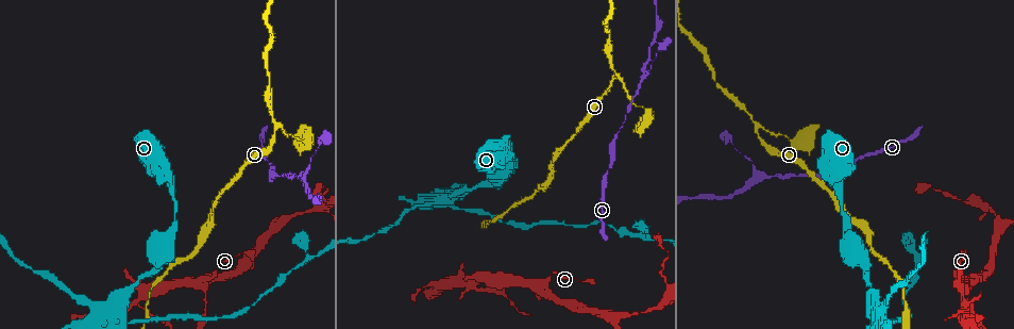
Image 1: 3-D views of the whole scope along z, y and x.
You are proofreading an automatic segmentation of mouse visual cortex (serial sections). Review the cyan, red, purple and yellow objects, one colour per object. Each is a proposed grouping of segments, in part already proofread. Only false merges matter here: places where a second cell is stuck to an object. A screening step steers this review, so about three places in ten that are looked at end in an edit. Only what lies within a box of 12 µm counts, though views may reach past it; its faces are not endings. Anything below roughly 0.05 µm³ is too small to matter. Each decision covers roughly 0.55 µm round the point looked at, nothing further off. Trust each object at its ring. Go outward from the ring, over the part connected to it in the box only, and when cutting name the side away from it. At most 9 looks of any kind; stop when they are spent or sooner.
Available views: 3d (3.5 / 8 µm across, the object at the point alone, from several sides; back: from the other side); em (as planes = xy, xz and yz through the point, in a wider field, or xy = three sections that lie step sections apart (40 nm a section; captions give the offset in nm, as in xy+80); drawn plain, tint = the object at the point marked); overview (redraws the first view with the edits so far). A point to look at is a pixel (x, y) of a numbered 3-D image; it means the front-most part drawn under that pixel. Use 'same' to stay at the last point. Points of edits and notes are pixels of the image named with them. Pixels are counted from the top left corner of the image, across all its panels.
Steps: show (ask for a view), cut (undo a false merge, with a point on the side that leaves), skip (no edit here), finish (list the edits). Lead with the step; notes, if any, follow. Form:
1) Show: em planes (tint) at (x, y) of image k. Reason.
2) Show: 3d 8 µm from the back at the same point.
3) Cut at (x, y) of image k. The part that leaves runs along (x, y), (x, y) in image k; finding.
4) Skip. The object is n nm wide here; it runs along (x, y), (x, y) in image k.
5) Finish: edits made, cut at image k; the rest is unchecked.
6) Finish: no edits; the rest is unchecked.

Show: 3d 3.5 µm at (615, 74) of image 1. Three arms meet.

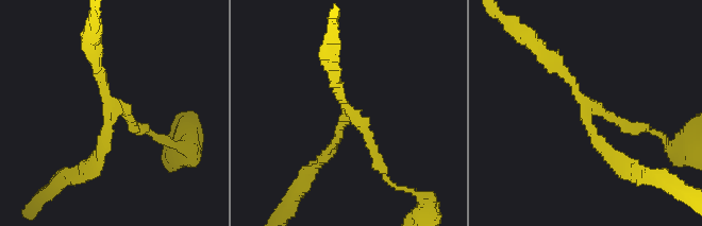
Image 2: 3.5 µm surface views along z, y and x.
Show: em xy step 5 (tint) at (114, 110) of image 2. 3 arms meet here; the arms are 150, 150, 200 nm wide; now the EM.

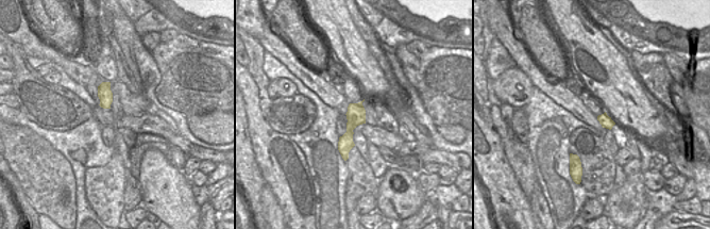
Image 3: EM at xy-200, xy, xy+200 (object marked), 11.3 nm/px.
Show: em planes (tint) at the same point.

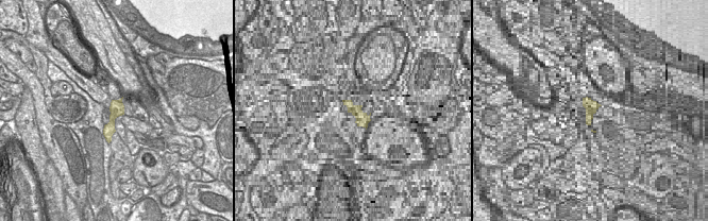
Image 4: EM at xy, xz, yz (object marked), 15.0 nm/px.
Skip. It runs along (119, 102), (112, 117), (108, 138) in image 4; continuous, no second cell.

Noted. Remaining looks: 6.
Show: 3d 8 µm at (302, 177) of image 1. Arms part here.

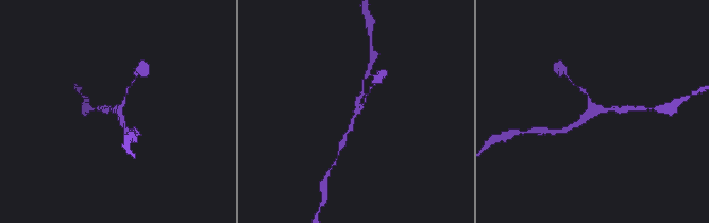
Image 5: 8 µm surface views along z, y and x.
Show: 3d 3.5 µm at (118, 108) of image 5.

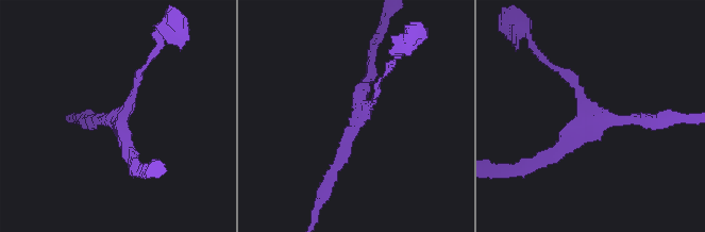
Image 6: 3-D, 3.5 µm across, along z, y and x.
Skip. It runs along (325, 183), (358, 118), (371, 66) in image 6; continuous, no second cell.

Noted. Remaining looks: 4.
Show: 3d 3.5 µm at (800, 140) of image 1. Sharp bend.

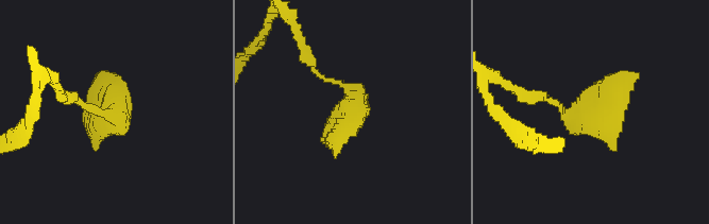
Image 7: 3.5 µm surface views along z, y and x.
Show: em xy step 5 (tint) at (356, 106) of image 7.

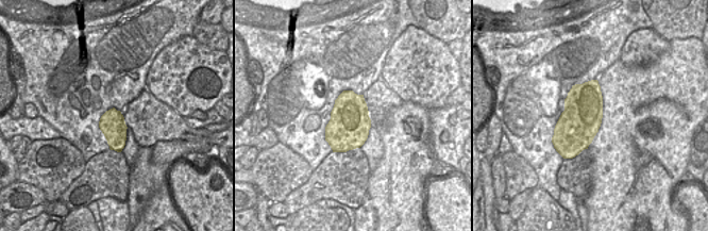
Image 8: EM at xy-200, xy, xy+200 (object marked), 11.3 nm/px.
Skip. It runs along (545, 97), (586, 114), (638, 74) in image 7; all the same cell.

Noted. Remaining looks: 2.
Show: 3d 3.5 µm from the back at (203, 286) of image 1. Three-way junction.

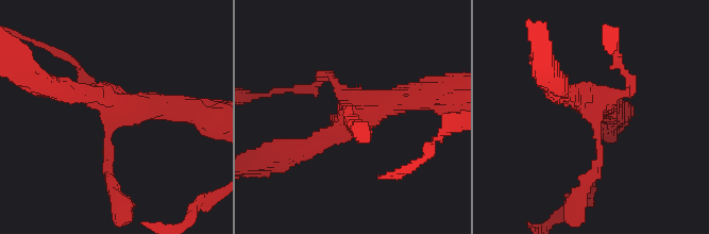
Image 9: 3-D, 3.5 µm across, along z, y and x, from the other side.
Show: em xy step 5 (tint) at (591, 113) of image 9.

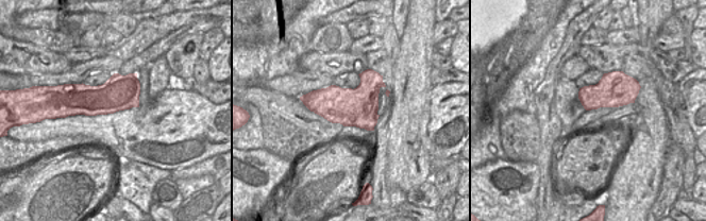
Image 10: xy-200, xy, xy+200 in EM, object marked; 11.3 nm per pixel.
Skip. The object is 440 nm wide here; it runs along (82, 77), (112, 106), (108, 179) in image 9; one cell here.

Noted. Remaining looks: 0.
Finish: no edits; the rest is unchecked.

